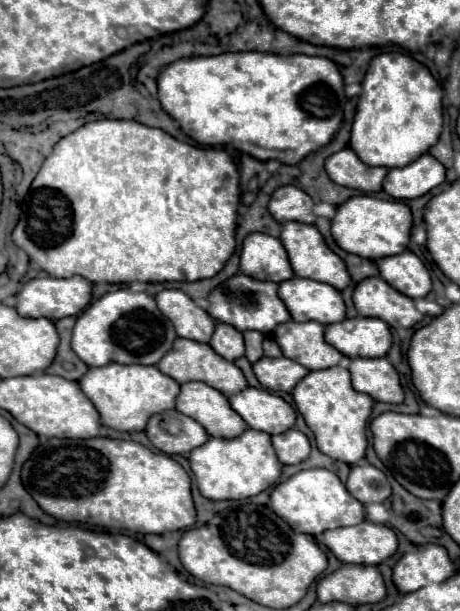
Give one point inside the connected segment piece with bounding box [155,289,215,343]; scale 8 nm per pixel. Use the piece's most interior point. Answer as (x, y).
(190, 321)

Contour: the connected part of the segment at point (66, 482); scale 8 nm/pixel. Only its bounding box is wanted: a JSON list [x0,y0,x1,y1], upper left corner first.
[23,437,195,533]

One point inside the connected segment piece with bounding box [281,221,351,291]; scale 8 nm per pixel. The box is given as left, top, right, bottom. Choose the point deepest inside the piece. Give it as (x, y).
(310, 257)

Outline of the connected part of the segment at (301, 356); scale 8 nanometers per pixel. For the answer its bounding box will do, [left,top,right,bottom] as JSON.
[273,321,343,371]

